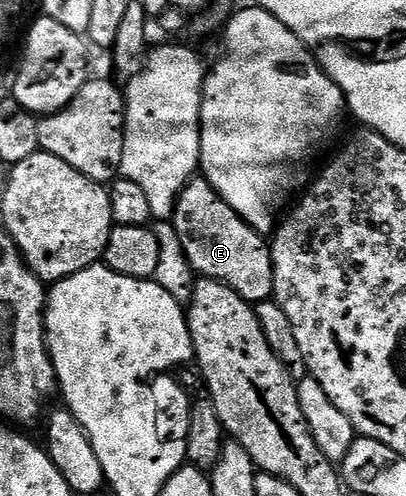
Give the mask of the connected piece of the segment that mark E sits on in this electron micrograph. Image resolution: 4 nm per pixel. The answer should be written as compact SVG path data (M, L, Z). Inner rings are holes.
M195 176L181 189L173 209L172 224L194 275L227 284L250 304L273 298L273 251L270 243L257 230L252 230L215 192L203 176Z

